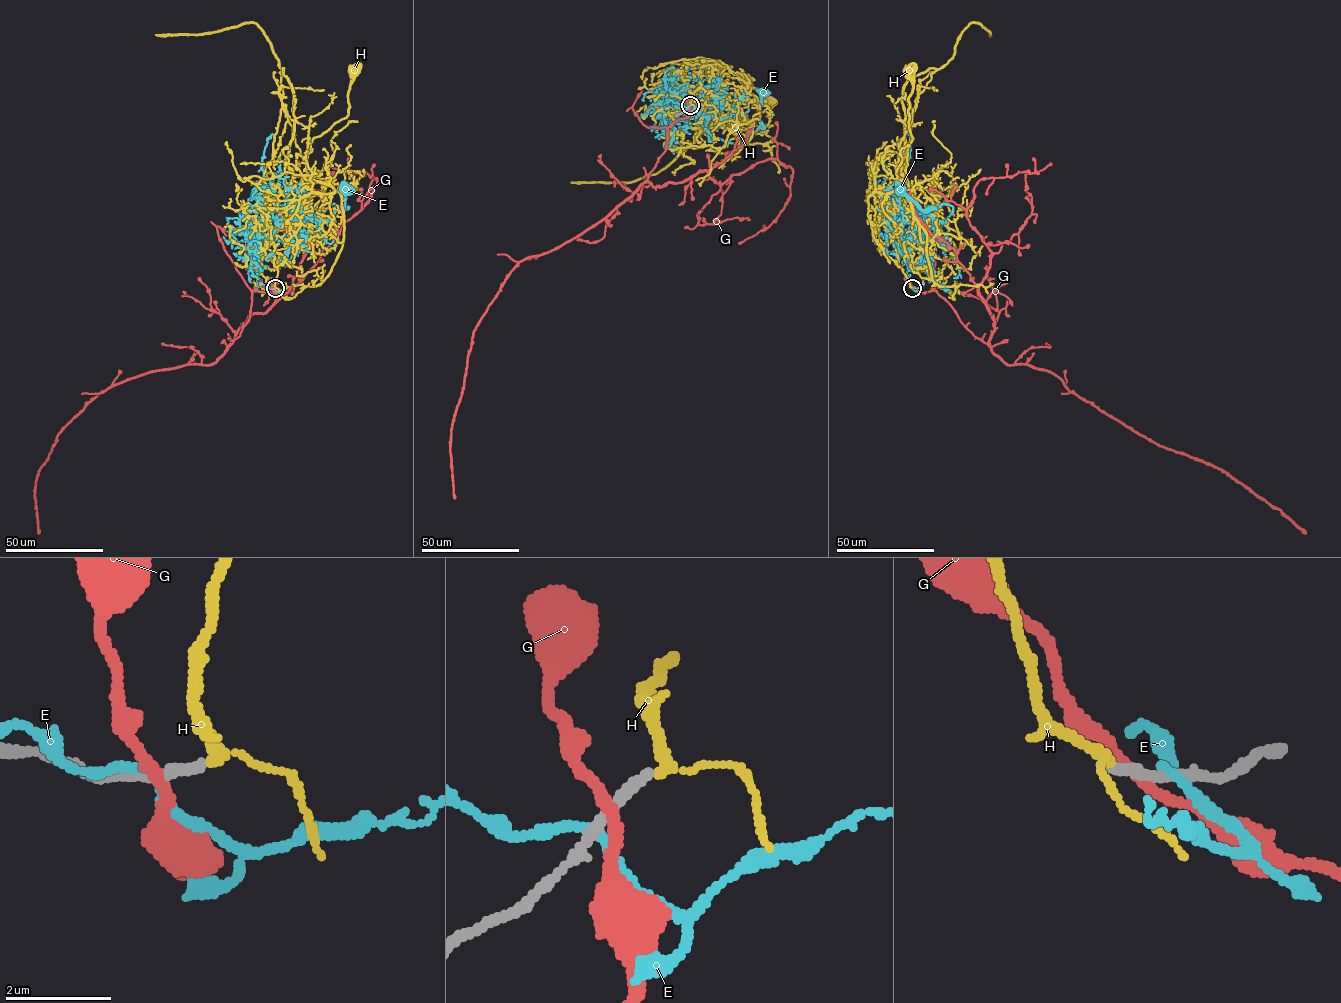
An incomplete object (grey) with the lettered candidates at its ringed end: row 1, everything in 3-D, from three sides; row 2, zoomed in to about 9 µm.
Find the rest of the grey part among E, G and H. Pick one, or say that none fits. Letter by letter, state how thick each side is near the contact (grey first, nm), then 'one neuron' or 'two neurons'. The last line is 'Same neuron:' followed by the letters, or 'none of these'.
E: 200/180 nm | two neurons
G: 280/200 nm | two neurons
H: 200/170 nm | one neuron
Same neuron: H

